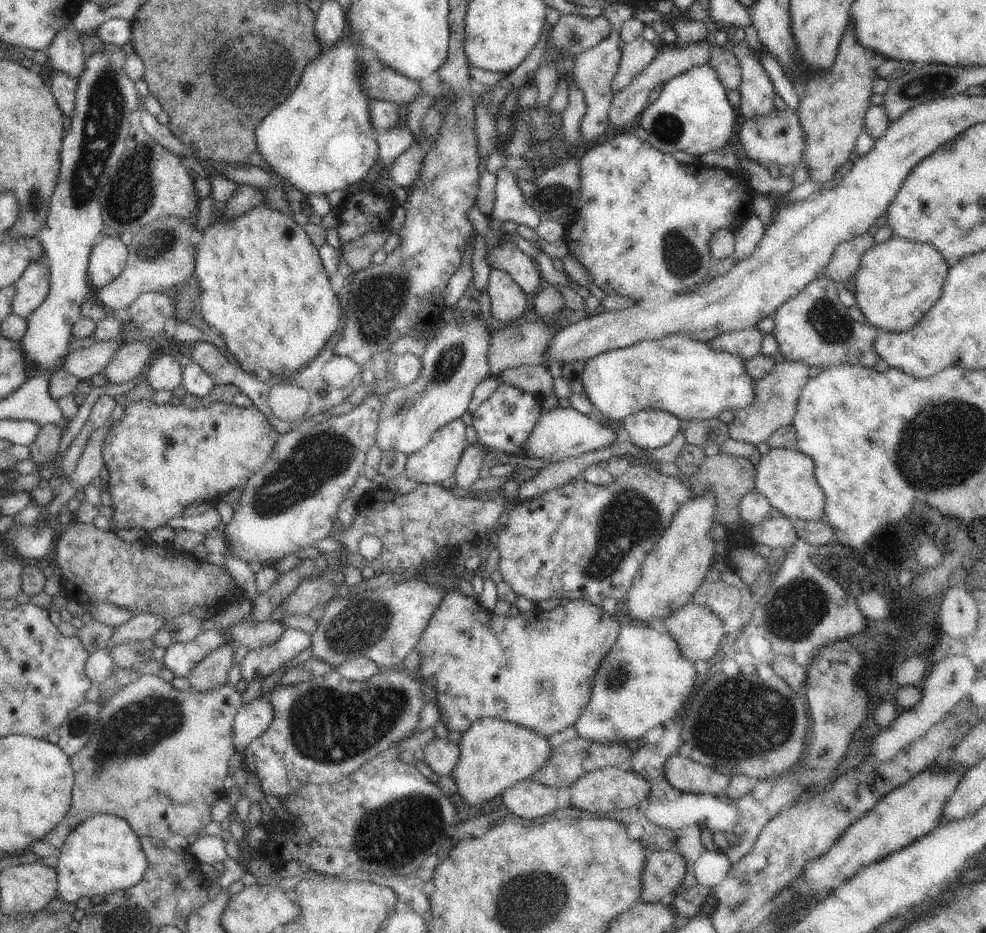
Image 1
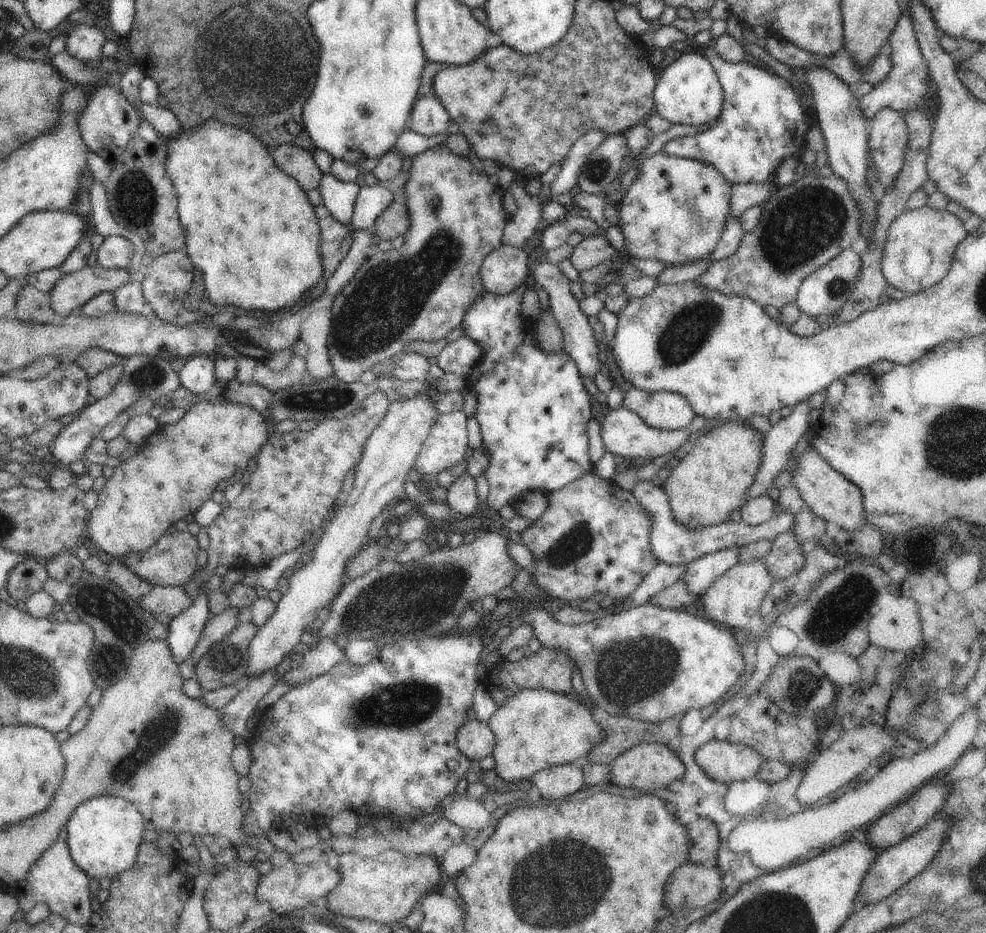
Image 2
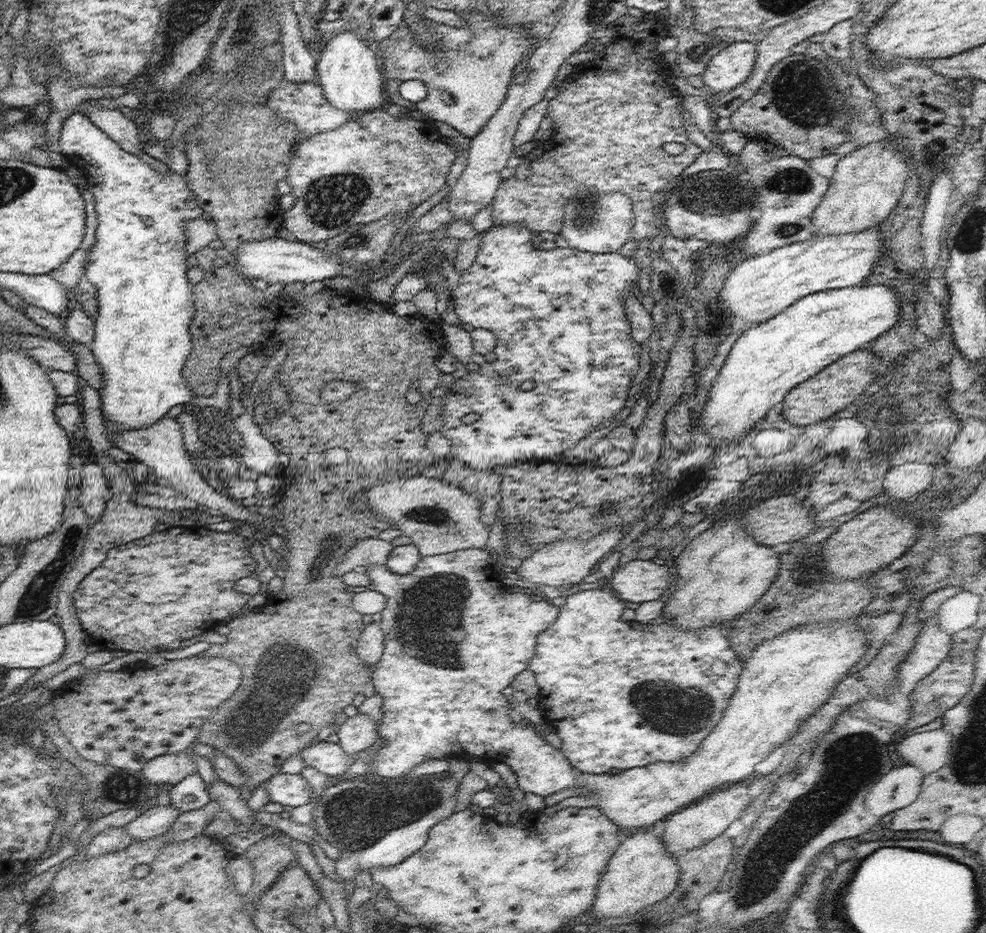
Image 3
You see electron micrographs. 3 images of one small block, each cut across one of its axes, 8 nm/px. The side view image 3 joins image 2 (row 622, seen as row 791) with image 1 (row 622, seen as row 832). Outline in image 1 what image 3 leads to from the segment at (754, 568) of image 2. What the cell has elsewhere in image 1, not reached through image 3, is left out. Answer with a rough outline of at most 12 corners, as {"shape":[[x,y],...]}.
{"shape":[[692,600],[663,621],[680,656],[710,660],[726,636],[721,618]]}

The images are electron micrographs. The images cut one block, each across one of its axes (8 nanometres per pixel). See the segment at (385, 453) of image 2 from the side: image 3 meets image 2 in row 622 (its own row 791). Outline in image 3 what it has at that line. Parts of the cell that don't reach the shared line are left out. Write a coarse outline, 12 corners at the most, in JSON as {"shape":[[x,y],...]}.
{"shape":[[298,774],[267,780],[272,802],[299,807],[312,800],[312,786]]}

